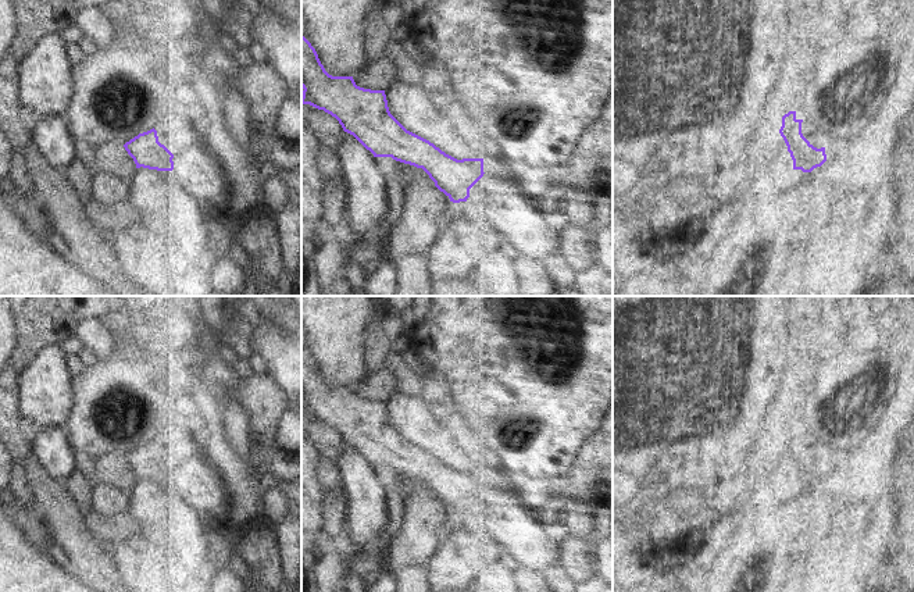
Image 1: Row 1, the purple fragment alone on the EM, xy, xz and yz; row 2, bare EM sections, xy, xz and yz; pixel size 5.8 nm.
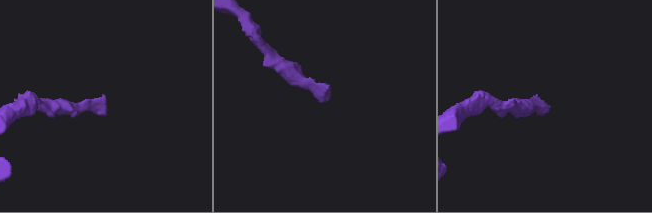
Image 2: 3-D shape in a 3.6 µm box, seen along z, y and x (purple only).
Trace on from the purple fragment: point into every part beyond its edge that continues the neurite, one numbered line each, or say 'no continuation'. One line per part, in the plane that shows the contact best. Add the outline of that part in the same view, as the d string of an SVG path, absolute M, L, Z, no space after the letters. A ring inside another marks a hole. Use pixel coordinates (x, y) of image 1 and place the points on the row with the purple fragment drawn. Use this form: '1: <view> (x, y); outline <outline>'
1: yz (832, 142); outline M814 118L801 122L801 133L814 147L825 149L826 160L832 158L847 140L845 136L821 131Z

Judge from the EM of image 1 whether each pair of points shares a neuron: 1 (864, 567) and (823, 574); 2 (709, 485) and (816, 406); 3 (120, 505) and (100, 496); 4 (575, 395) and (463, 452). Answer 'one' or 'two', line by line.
1: one
2: two
3: one
4: two

